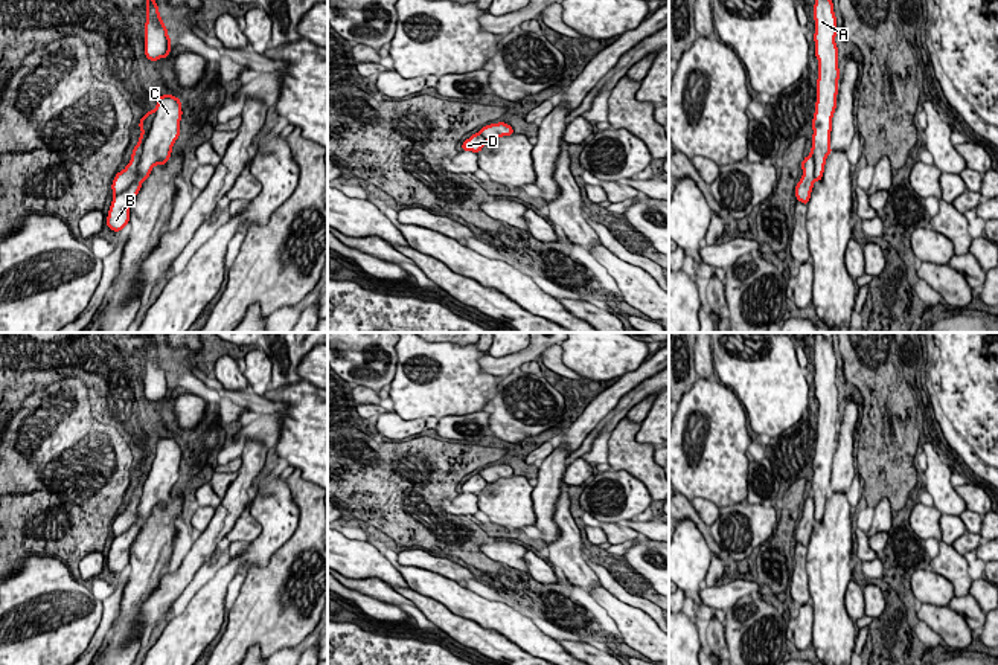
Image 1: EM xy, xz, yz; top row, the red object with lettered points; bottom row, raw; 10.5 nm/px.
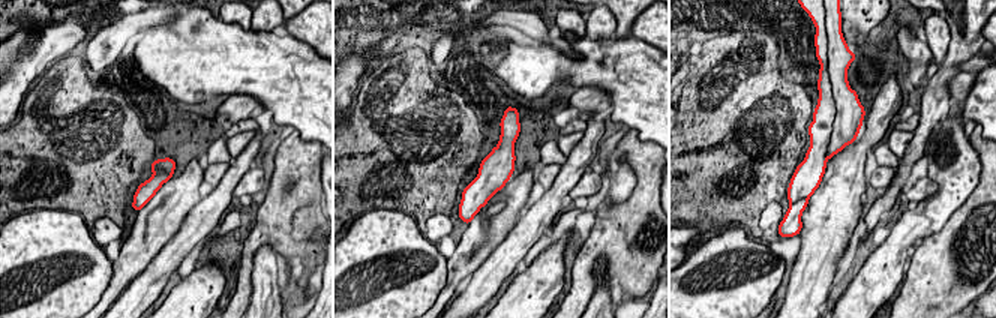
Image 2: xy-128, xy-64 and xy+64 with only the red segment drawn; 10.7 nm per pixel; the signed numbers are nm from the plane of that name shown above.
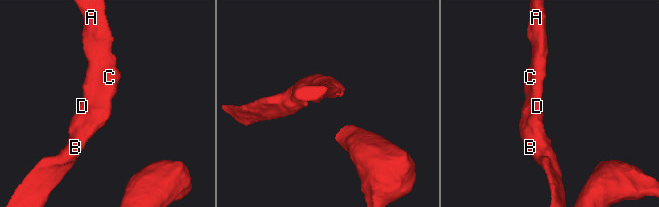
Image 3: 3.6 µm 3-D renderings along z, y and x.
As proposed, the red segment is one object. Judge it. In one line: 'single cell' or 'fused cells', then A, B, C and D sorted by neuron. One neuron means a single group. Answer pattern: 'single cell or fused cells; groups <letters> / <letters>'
single cell; groups A B C D

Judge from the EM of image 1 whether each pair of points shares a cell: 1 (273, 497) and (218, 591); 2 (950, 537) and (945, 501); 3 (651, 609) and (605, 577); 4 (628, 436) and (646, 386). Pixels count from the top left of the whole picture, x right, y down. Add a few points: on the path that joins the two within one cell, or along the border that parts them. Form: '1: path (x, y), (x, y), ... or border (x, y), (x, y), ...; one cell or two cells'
1: path (273, 522), (273, 533), (232, 566); one cell
2: border (942, 513), (957, 516); two cells
3: path (639, 603), (616, 589); one cell
4: border (625, 417), (613, 430); two cells

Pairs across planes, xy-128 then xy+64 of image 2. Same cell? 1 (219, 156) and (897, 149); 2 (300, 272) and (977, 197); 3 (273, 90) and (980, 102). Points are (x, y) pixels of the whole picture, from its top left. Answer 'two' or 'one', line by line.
1: two
2: one
3: one

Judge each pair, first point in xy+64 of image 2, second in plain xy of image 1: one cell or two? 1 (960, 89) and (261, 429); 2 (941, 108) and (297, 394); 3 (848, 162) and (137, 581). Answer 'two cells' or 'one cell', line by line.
1: one cell
2: two cells
3: one cell

